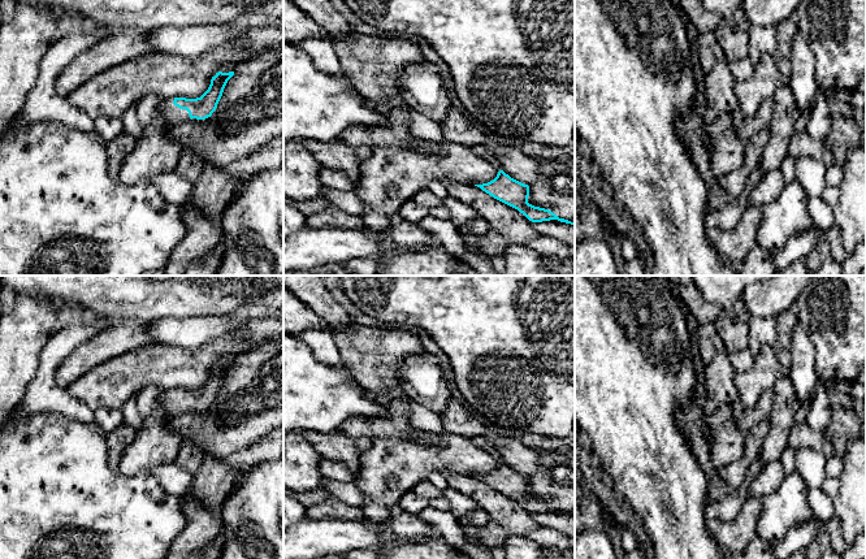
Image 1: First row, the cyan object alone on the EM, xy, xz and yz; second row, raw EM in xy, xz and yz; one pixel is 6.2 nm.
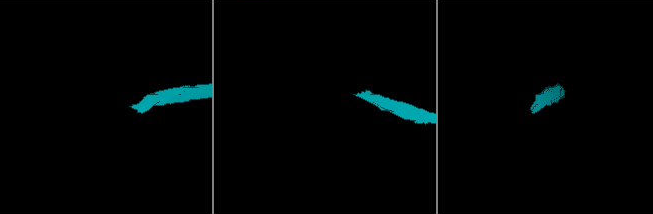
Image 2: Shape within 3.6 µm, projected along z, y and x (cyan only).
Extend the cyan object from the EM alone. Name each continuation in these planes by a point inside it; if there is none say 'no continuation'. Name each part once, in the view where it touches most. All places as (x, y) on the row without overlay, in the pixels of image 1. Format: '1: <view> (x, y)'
1: xy (173, 406)

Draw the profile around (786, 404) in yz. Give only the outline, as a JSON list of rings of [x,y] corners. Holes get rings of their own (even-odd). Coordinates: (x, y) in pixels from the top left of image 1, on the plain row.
[[[789,377],[779,380],[774,387],[774,402],[770,412],[770,429],[761,447],[762,467],[779,460],[788,447],[788,437],[794,416],[802,407]]]

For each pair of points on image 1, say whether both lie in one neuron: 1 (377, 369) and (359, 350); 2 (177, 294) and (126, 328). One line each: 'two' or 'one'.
1: one
2: two

